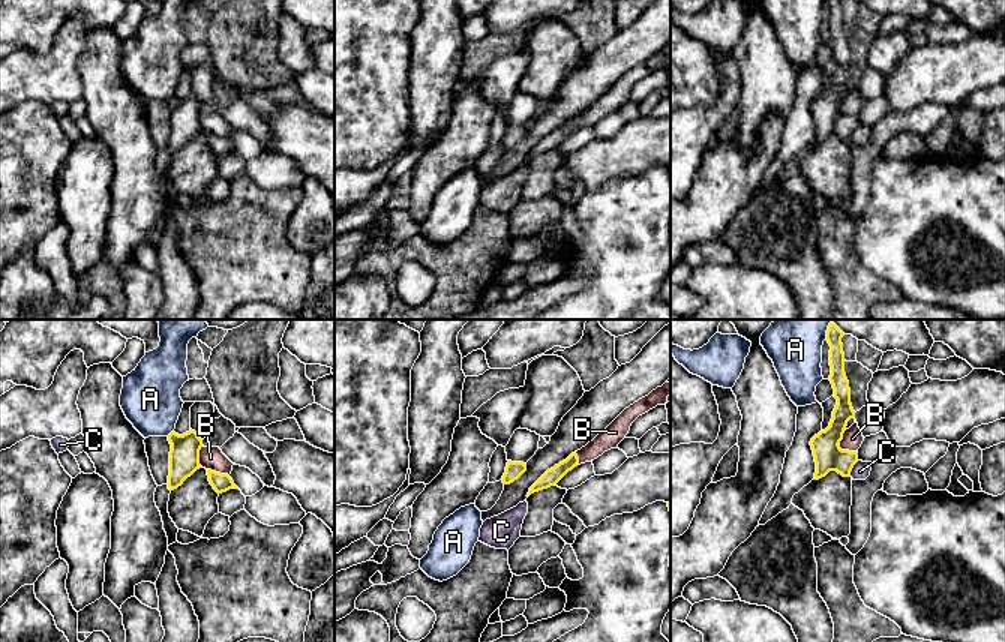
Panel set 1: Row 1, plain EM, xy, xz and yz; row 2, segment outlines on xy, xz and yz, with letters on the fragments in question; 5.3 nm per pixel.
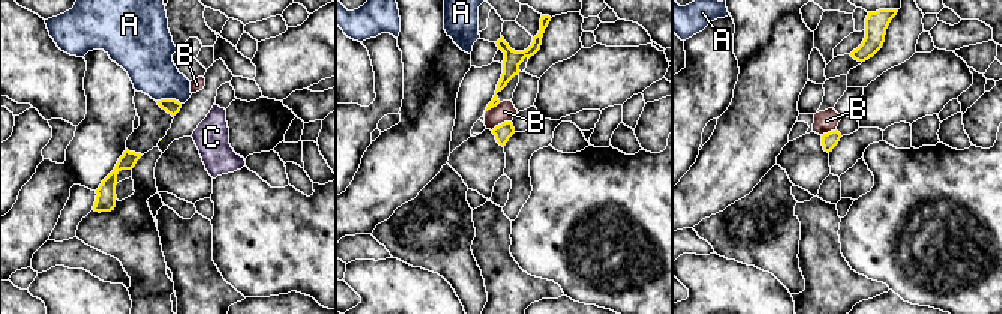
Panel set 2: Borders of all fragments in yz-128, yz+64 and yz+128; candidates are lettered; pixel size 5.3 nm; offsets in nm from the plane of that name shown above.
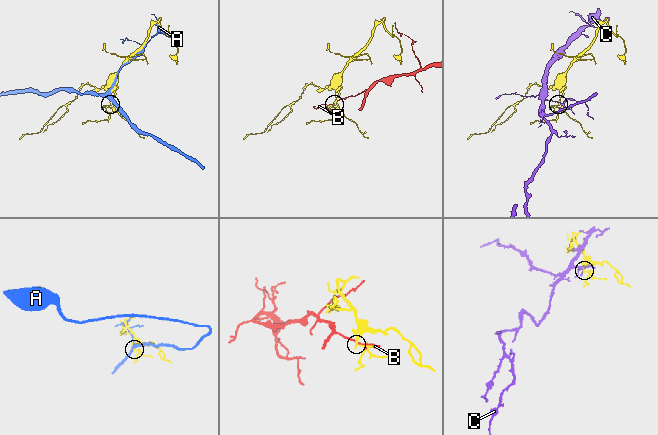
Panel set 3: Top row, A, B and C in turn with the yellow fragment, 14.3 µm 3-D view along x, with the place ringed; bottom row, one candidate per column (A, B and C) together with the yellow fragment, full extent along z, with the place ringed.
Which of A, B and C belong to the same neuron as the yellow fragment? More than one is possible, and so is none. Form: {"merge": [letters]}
{"merge": []}

